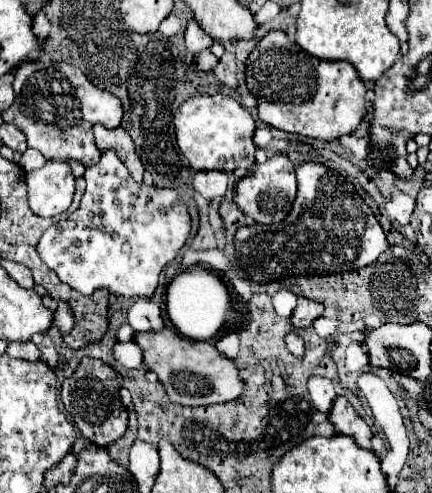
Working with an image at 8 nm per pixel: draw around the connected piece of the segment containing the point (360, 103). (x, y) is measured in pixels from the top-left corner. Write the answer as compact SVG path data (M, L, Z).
M270 30L248 54L246 86L258 100L258 118L284 132L334 140L354 132L366 116L366 86L354 66L314 58L282 30Z

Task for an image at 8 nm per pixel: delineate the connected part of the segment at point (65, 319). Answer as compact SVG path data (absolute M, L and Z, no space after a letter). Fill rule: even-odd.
M60 304L60 306L56 308L56 312L54 312L54 324L56 324L60 330L68 330L68 328L72 326L70 310L68 310L64 304Z

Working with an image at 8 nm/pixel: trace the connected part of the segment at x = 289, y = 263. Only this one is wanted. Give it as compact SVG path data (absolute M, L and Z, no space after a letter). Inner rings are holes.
M306 162L296 168L296 178L298 194L284 222L236 230L236 264L246 278L266 284L286 276L348 272L376 262L390 248L372 208L362 198L350 198L358 194L340 174L322 164Z

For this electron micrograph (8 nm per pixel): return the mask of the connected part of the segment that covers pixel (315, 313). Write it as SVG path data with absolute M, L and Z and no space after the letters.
M304 296L298 298L298 306L290 316L290 322L294 328L308 328L316 318L320 318L324 312L324 306L320 302L308 300Z

